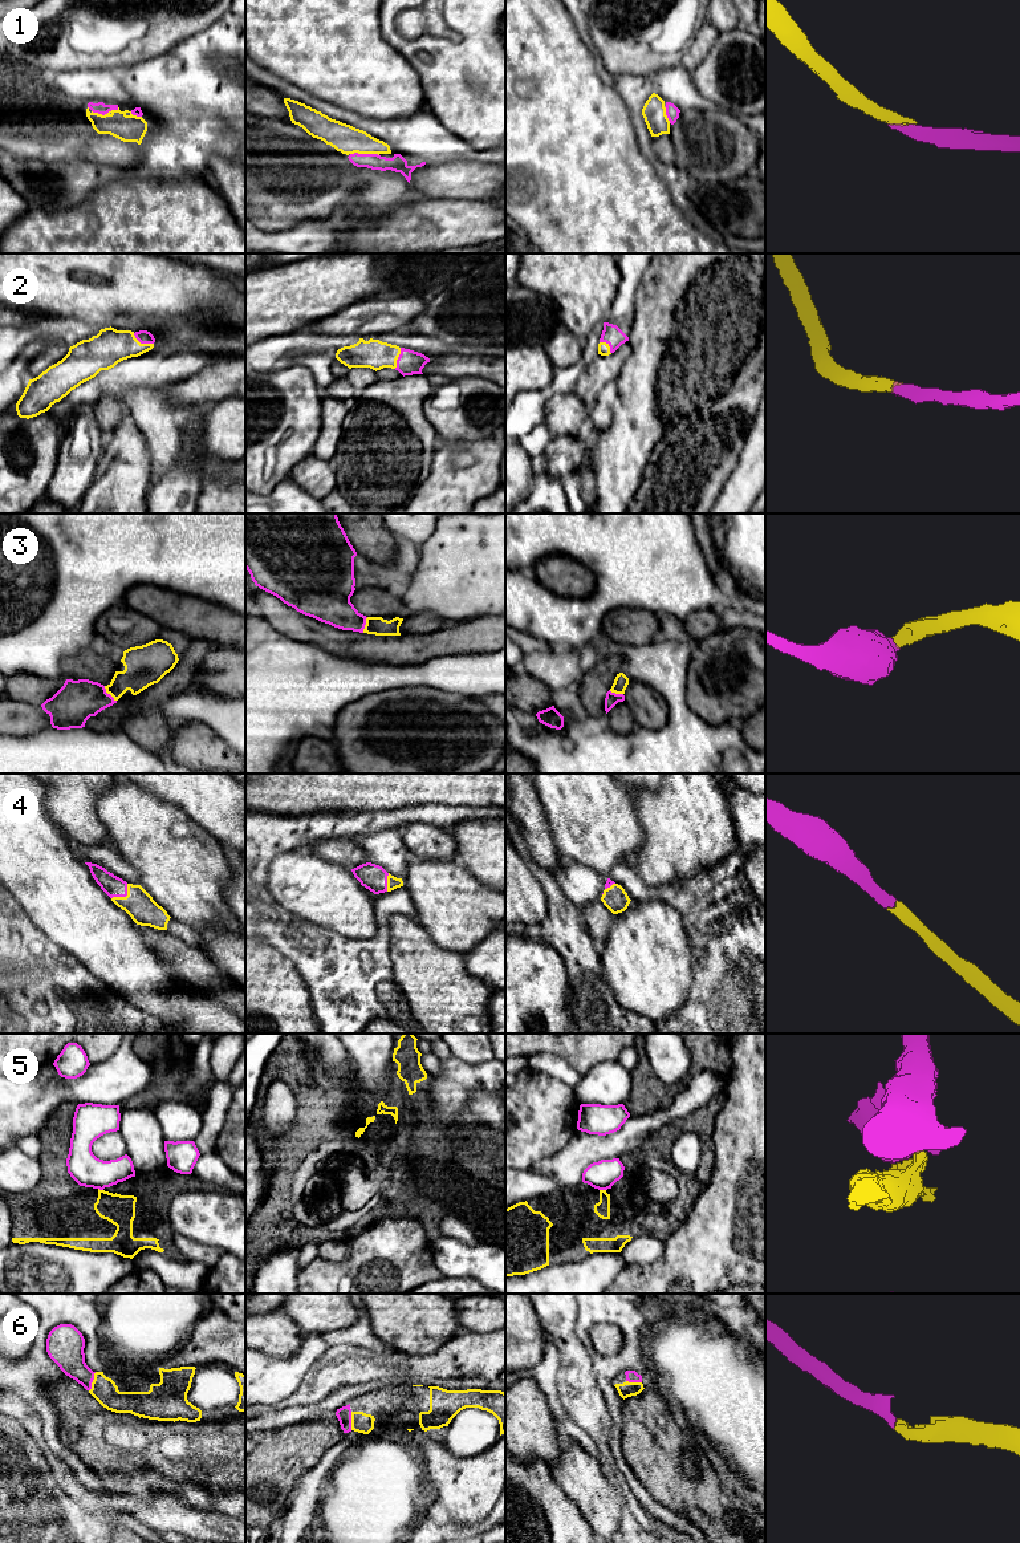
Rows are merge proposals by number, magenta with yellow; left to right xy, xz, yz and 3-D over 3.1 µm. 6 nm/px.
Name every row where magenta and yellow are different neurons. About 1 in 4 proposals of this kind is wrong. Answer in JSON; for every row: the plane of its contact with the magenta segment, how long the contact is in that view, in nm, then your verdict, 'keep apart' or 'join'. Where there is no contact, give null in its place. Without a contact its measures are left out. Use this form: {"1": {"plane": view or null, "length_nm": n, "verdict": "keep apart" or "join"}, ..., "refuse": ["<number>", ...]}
{"1": {"plane": "xz", "length_nm": 180, "verdict": "join"}, "2": {"plane": "xy", "length_nm": 140, "verdict": "join"}, "3": {"plane": "xy", "length_nm": 120, "verdict": "join"}, "4": {"plane": "xy", "length_nm": 140, "verdict": "join"}, "5": {"plane": "yz", "length_nm": 40, "verdict": "keep apart"}, "6": {"plane": "xy", "length_nm": 130, "verdict": "join"}, "refuse": ["5"]}

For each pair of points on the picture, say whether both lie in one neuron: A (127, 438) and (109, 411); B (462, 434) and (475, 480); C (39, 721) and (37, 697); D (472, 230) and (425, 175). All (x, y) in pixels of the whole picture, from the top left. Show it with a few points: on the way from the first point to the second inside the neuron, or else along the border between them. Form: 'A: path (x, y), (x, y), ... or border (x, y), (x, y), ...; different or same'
A: border (121, 422), (113, 431); different
B: border (491, 437), (475, 439), (466, 445); different
C: border (13, 699), (40, 706); different
D: border (426, 197), (472, 198), (475, 201); different

